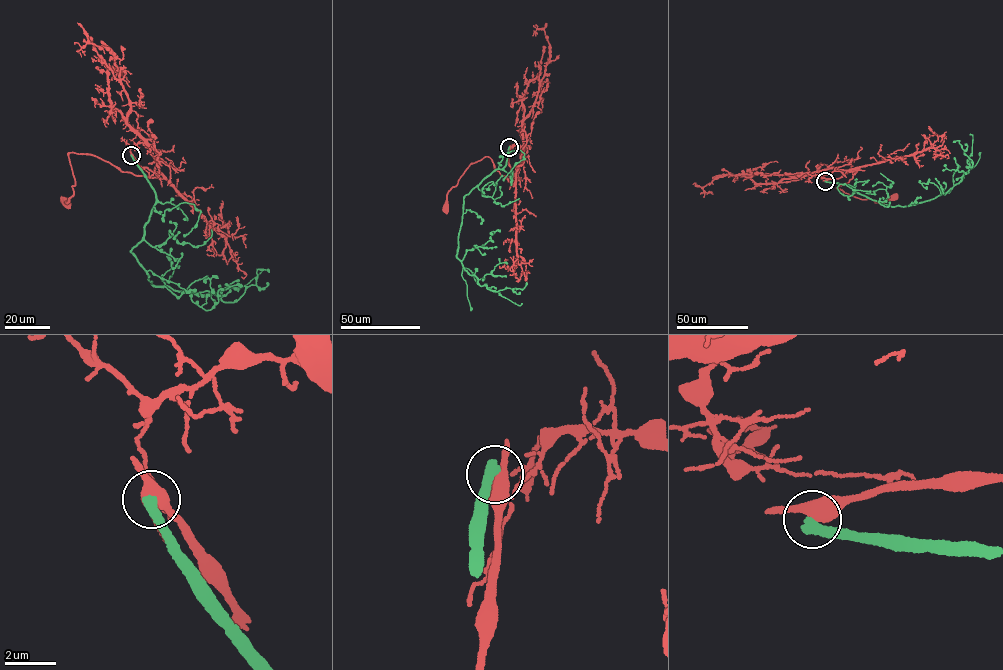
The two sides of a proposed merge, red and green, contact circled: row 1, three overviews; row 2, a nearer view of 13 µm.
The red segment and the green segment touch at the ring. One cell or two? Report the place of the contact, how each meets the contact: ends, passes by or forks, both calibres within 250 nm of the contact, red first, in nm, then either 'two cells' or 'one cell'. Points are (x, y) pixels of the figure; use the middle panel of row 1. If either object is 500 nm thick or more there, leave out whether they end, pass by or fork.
(509, 147) | 500/460 nm | two cells

